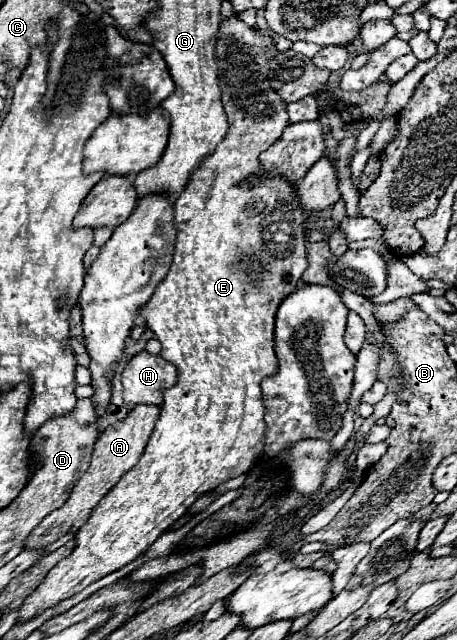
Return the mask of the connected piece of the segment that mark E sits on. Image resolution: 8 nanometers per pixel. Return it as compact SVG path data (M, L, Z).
M237 16L221 24L217 64L223 106L229 118L229 132L223 138L223 144L219 144L219 148L215 148L215 152L211 152L211 156L207 156L207 160L195 168L191 184L187 184L183 196L175 200L177 240L173 262L167 276L153 292L151 300L141 308L141 316L147 320L147 328L161 342L161 358L177 366L179 380L173 388L165 390L161 416L141 460L93 508L89 520L75 534L75 550L55 568L51 568L39 588L35 588L33 596L25 600L25 604L19 608L17 624L35 618L43 610L59 604L65 598L71 598L99 578L133 562L175 520L187 512L199 494L245 474L263 450L265 406L261 400L261 380L273 376L273 372L279 370L273 352L275 312L283 298L297 290L301 274L307 268L307 216L299 206L295 186L283 178L243 184L247 176L257 172L259 154L279 140L289 122L287 104L265 82L265 76L269 74L269 62L275 54L275 42L245 26Z

